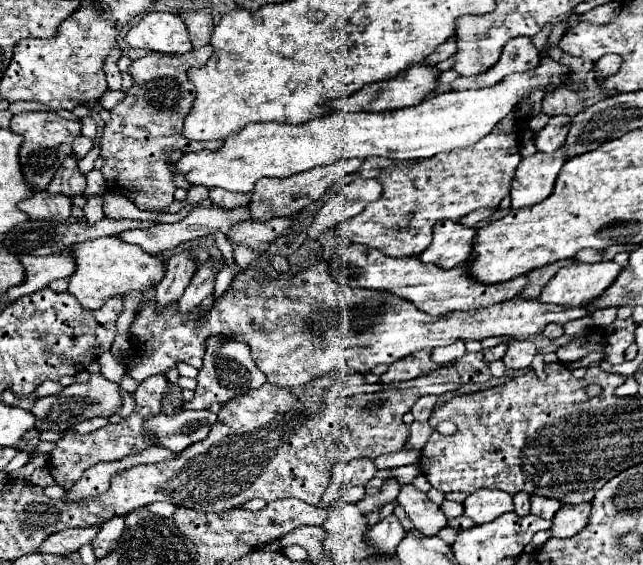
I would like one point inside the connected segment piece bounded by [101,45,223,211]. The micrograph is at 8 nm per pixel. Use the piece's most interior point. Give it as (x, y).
(147, 123)

